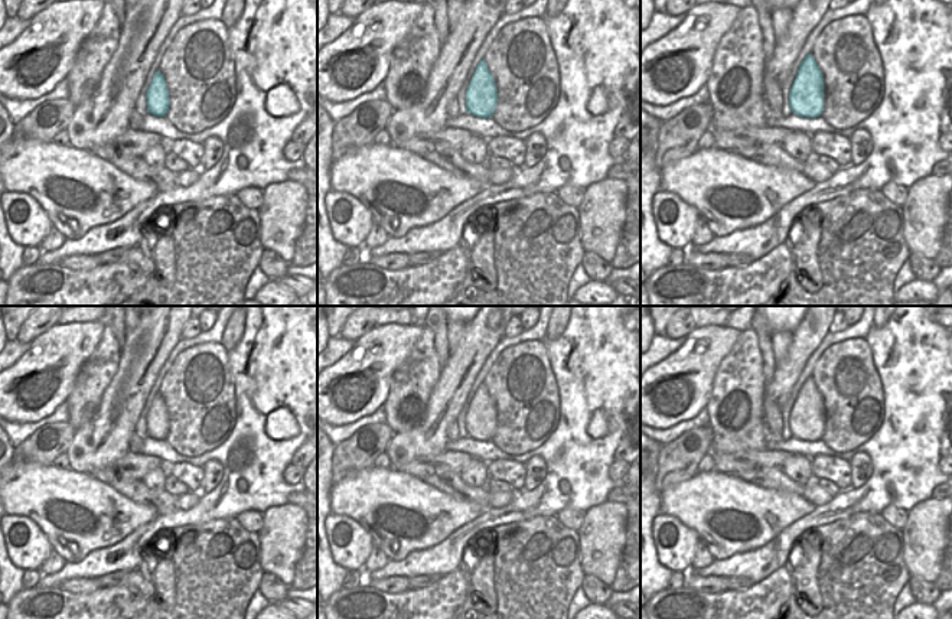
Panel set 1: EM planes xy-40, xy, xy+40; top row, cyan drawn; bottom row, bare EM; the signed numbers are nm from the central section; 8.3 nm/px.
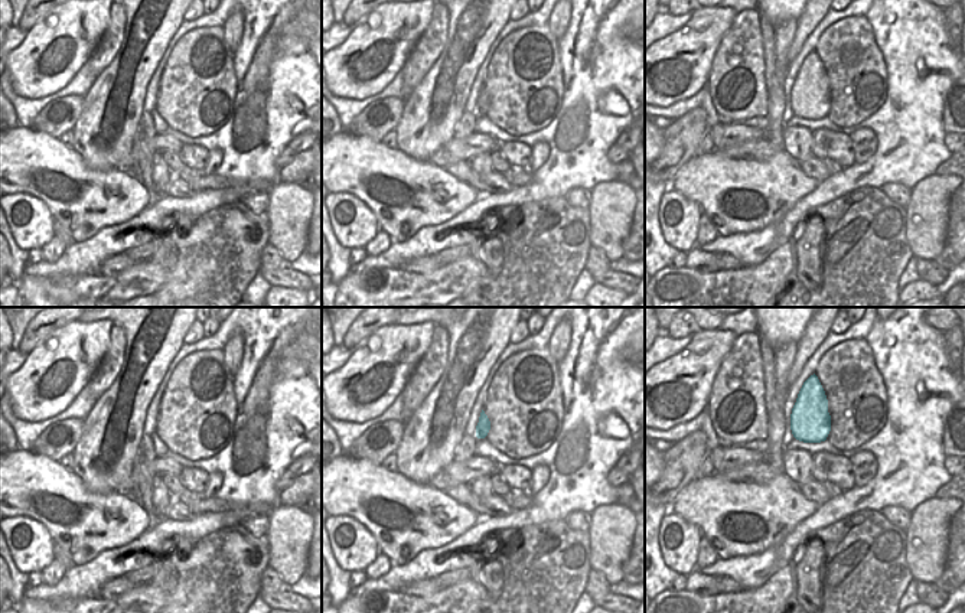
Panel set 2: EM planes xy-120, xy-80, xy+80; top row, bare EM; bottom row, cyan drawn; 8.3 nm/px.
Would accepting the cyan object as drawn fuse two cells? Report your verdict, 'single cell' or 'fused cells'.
fused cells

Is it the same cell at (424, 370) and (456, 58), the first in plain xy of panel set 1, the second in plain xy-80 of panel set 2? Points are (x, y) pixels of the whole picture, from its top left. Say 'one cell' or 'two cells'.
two cells

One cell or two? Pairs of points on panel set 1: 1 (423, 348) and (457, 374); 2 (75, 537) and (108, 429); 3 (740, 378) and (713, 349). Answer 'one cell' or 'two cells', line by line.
1: two cells
2: two cells
3: two cells

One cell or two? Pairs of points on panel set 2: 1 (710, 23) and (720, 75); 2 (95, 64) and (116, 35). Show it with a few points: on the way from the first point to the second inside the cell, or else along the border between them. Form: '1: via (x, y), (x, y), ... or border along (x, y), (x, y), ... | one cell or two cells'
1: border along (733, 22), (713, 58), (707, 84) | two cells
2: via (101, 56), (110, 42) | one cell

